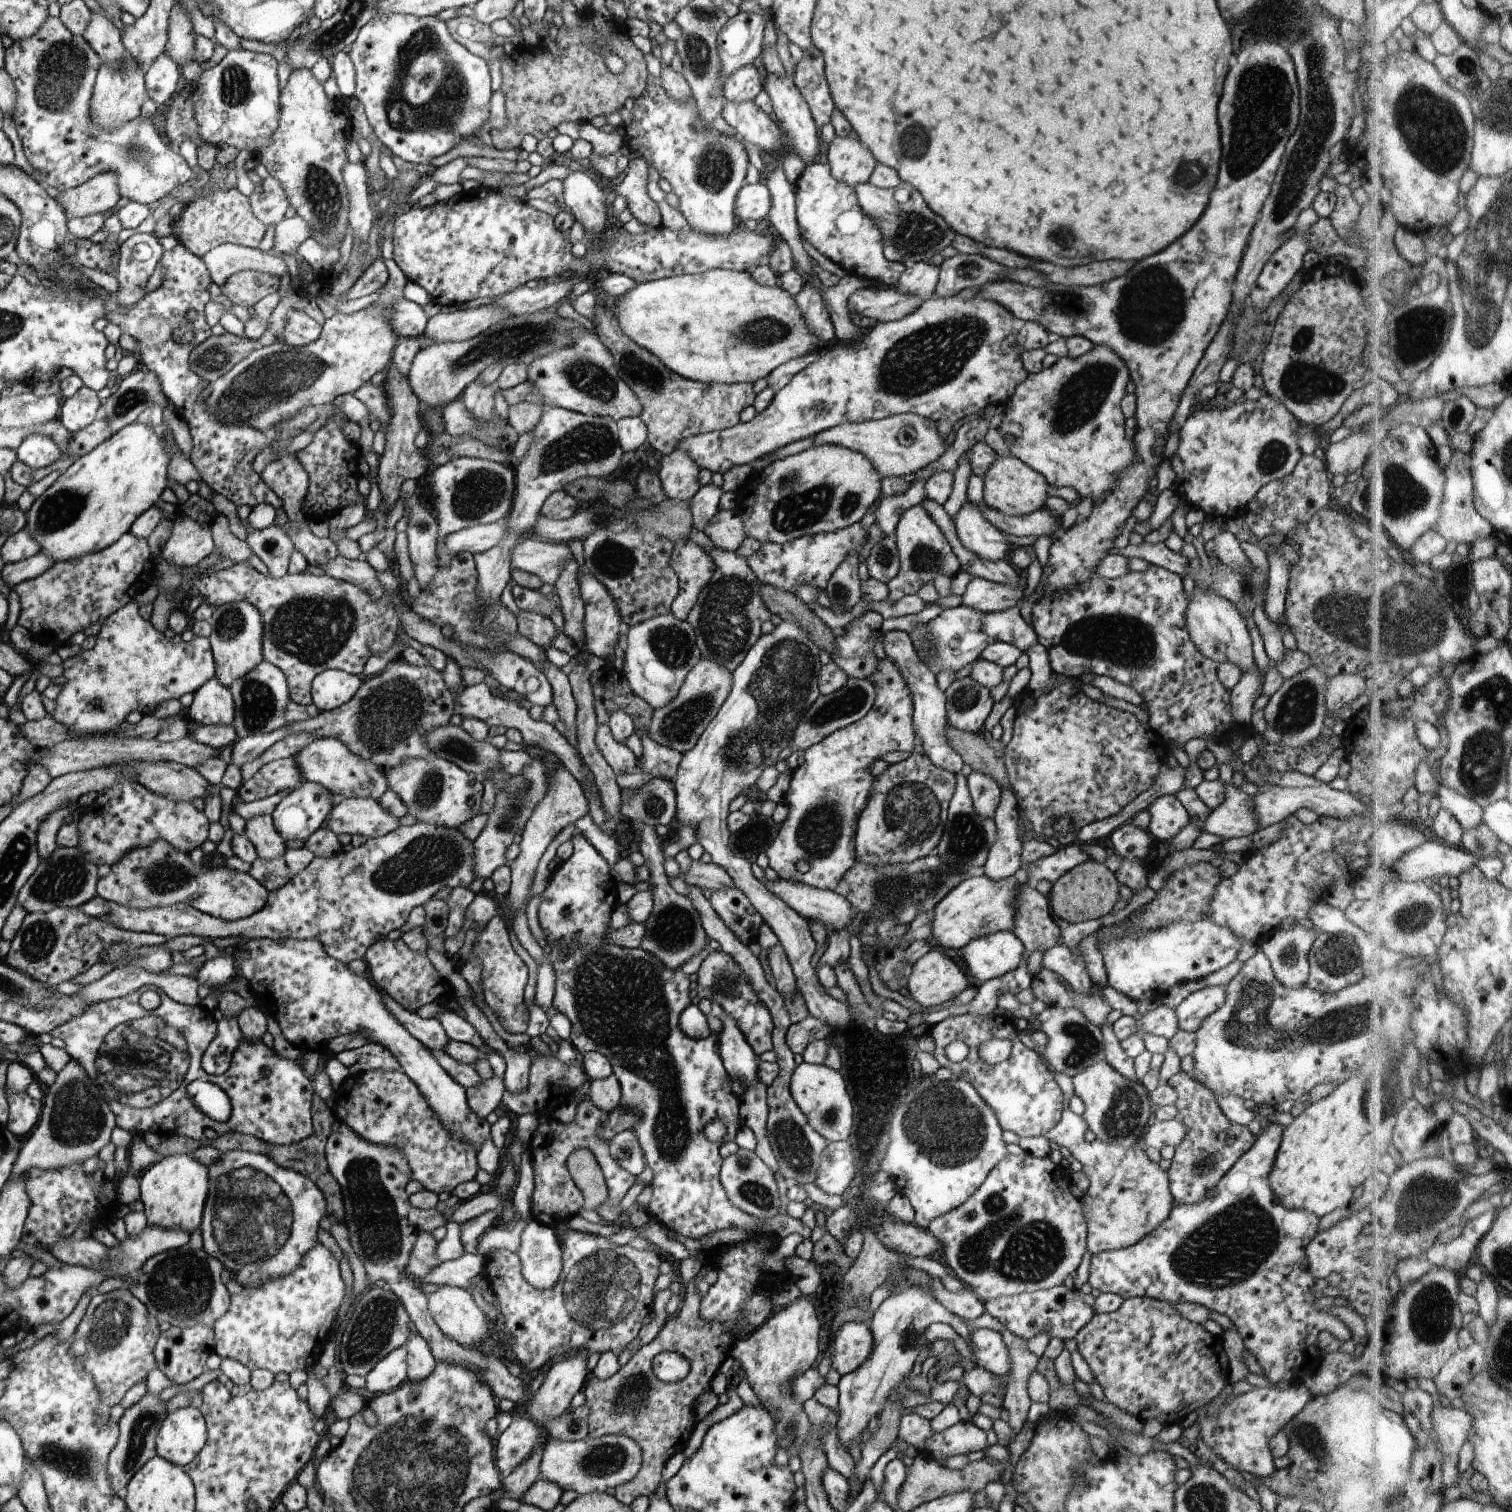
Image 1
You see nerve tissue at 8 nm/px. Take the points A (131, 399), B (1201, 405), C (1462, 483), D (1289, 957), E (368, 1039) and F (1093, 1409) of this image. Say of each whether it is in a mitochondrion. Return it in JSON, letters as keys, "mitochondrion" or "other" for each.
{"A":"mitochondrion","B":"other","C":"other","D":"mitochondrion","E":"other","F":"other"}

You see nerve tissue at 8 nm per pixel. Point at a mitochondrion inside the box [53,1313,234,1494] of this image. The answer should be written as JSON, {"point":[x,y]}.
{"point":[142,1428]}

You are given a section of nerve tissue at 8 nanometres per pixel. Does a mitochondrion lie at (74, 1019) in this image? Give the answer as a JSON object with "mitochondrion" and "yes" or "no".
{"mitochondrion":"no"}

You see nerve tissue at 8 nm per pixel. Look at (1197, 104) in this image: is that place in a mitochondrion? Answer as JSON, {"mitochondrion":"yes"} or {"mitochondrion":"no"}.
{"mitochondrion":"no"}

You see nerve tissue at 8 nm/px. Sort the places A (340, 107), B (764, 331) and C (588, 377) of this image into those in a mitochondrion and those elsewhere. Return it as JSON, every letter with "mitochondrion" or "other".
{"A":"other","B":"mitochondrion","C":"mitochondrion"}

